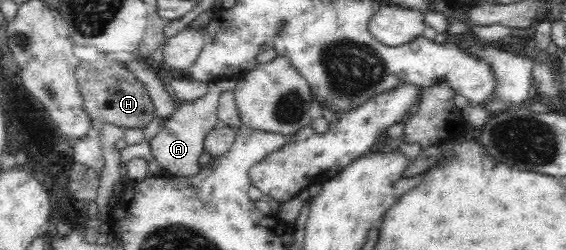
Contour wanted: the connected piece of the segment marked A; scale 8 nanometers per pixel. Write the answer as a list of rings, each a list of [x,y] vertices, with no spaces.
[[[219,79],[210,82],[207,94],[193,103],[185,103],[175,109],[165,122],[163,129],[151,140],[150,147],[153,157],[168,175],[191,177],[203,166],[199,164],[199,156],[203,153],[203,143],[207,134],[216,126],[218,121],[218,101],[223,91],[234,91],[236,79]]]

